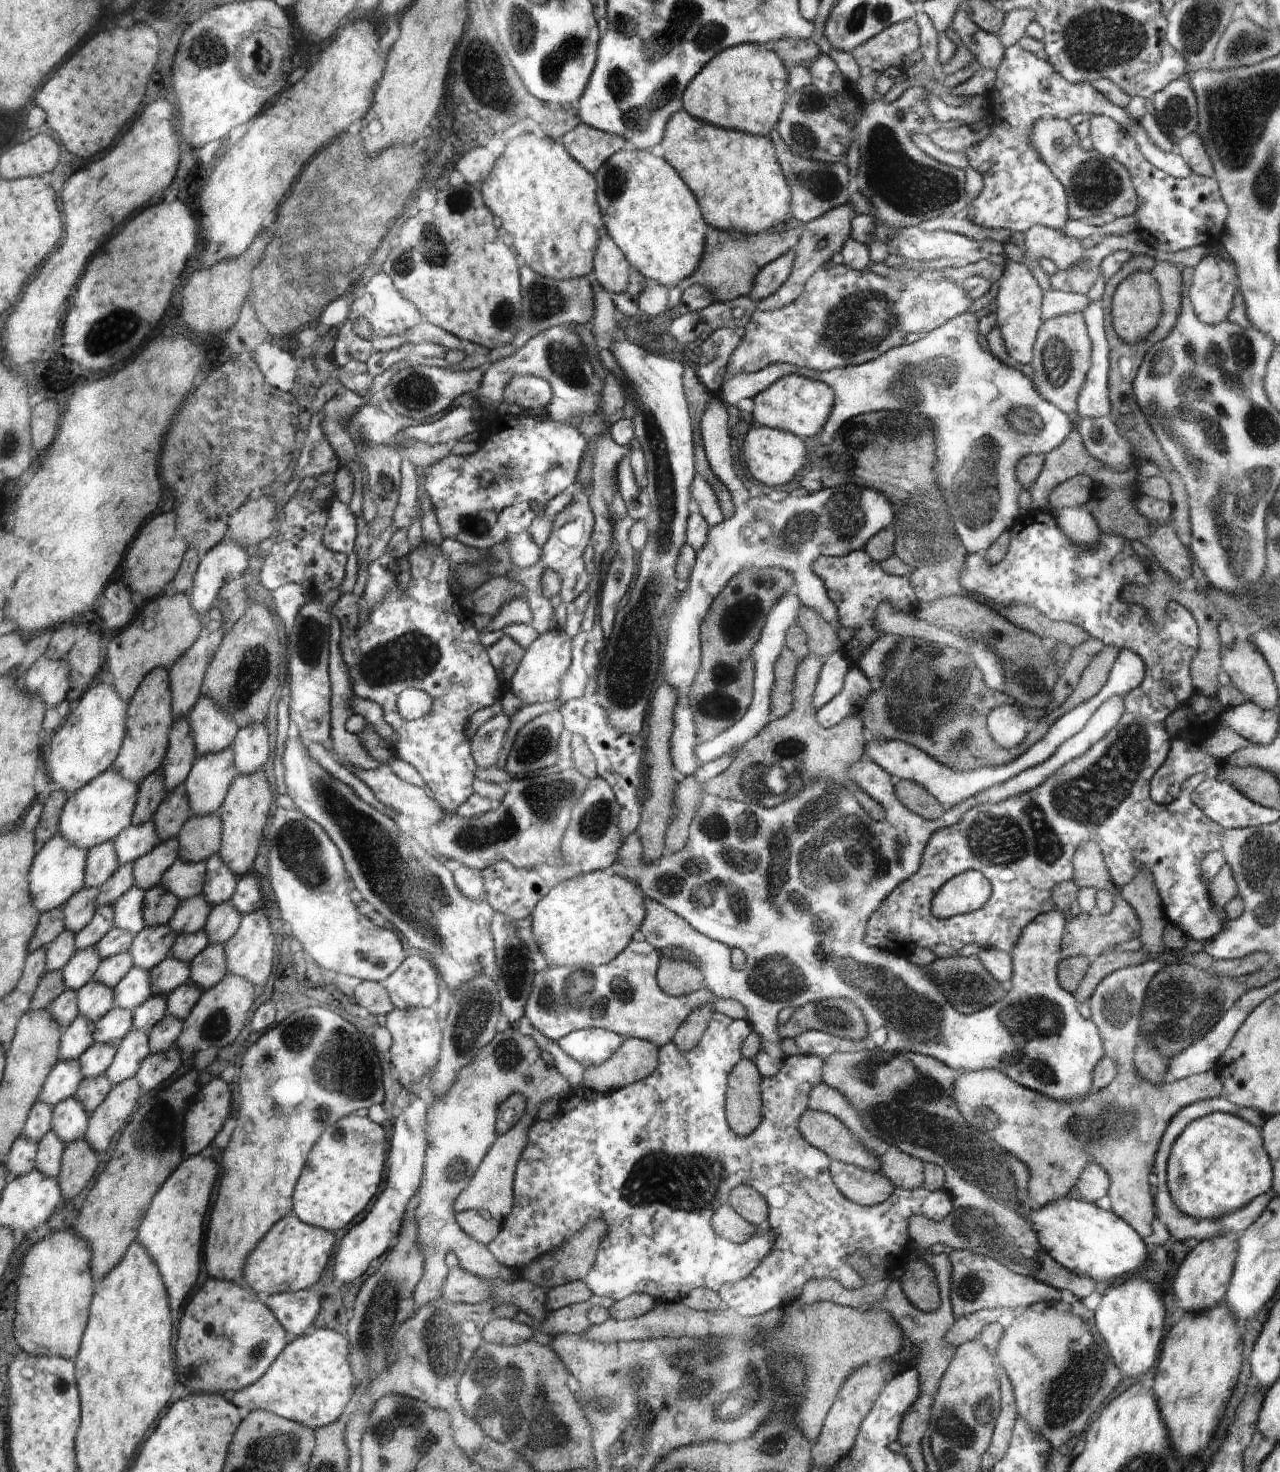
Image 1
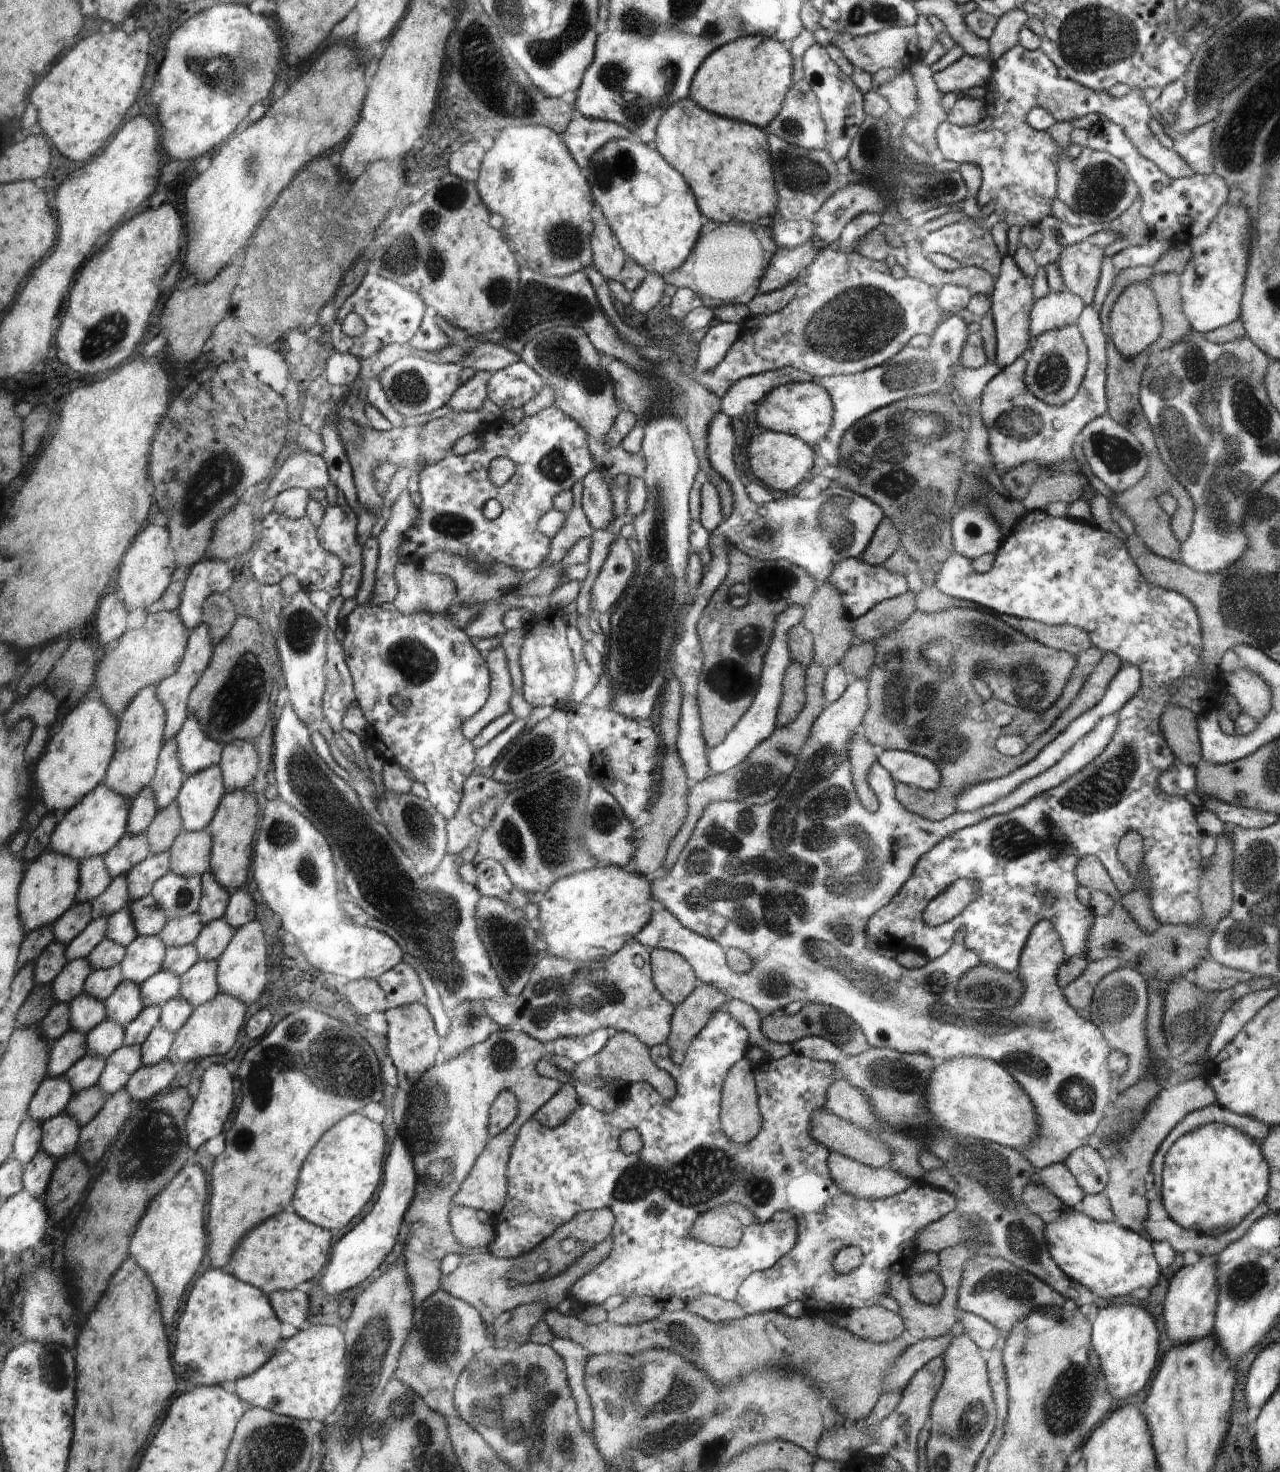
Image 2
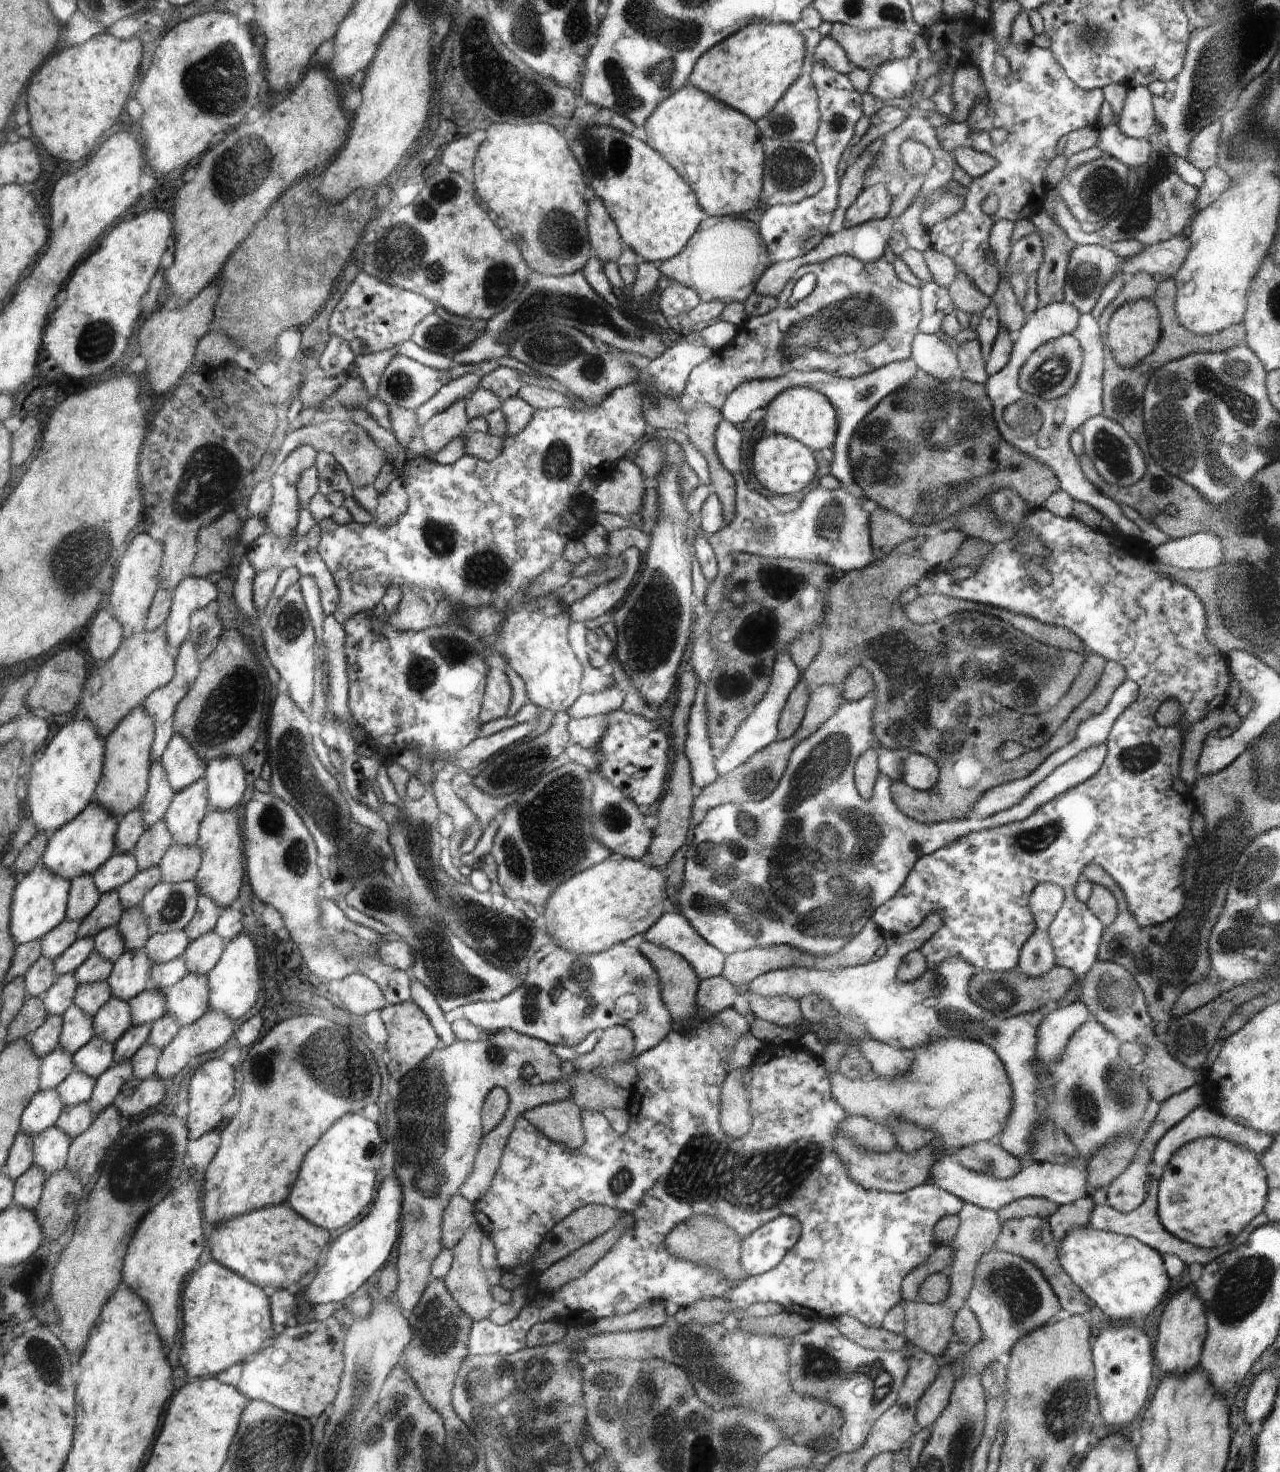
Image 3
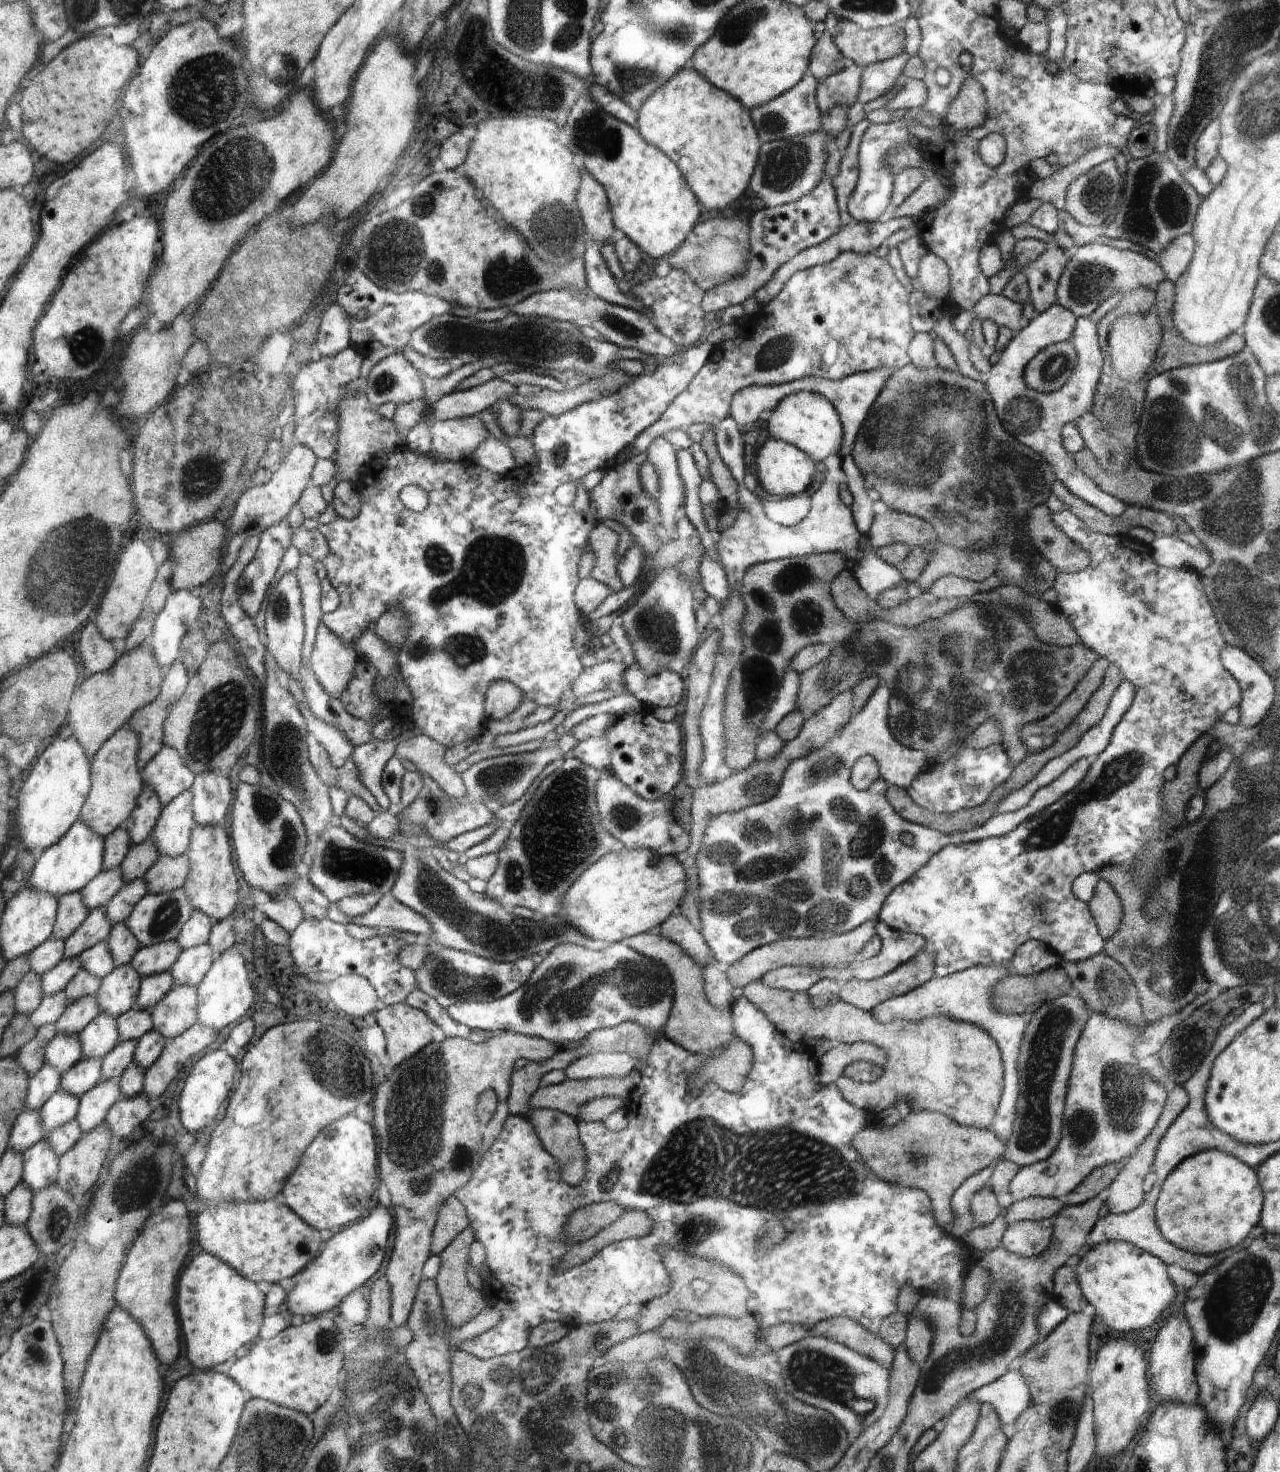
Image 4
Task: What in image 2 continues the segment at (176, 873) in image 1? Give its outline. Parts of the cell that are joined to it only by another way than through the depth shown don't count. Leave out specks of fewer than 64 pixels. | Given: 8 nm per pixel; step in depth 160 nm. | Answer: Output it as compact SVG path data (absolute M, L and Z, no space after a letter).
M169 870L154 882L150 894L164 909L167 920L186 916L200 909L201 875L177 875Z

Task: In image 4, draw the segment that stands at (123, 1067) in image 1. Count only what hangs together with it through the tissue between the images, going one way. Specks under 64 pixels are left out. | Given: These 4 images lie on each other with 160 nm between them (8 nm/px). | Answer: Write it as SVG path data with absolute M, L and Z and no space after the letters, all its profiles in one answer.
M112 1077L81 1094L81 1107L77 1117L84 1133L105 1122L108 1110L122 1095L119 1082L119 1077Z

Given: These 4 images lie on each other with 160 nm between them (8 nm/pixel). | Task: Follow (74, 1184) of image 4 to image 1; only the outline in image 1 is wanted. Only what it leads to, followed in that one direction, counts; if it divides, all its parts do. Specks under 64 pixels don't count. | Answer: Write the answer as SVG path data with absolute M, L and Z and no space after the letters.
M135 1076L114 1085L102 1104L90 1115L84 1140L93 1149L104 1152L104 1148L108 1148L114 1134L122 1130L126 1118L132 1114L138 1096L140 1096L140 1085Z

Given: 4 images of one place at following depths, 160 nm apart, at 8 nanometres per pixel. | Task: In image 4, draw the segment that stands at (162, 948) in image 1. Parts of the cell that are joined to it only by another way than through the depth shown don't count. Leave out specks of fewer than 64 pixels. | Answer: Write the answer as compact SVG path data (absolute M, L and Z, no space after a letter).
M130 963L115 966L101 979L96 994L101 1012L119 1017L134 1008L141 980L140 973Z

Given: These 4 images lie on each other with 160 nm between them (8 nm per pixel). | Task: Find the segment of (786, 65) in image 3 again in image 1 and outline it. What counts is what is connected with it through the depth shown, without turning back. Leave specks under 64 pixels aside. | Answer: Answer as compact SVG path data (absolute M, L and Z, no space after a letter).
M742 43L740 46L733 46L726 49L726 54L718 53L718 58L694 77L694 86L686 90L686 112L700 119L705 123L710 122L714 126L725 129L734 129L753 135L762 135L768 137L770 130L778 124L778 118L781 118L780 112L782 106L785 106L786 90L788 90L788 74L784 68L784 60L772 52L772 49L766 50L764 46L756 43Z

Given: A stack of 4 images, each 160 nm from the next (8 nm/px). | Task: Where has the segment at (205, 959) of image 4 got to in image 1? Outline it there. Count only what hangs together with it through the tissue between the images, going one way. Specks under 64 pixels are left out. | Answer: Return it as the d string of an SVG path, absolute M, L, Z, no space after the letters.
M231 901L211 907L203 928L209 944L224 945L238 930L240 921L241 914L234 908Z

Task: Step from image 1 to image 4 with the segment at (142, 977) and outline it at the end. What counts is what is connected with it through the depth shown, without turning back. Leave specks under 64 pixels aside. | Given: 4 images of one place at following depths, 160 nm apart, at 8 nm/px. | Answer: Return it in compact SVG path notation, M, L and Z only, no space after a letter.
M100 1013L81 1034L83 1058L104 1058L120 1041L117 1017L108 1013Z

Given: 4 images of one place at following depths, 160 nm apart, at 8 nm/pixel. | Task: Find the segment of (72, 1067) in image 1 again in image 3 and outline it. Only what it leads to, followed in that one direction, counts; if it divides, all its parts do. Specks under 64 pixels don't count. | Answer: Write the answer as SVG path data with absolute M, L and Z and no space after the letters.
M58 1088L50 1090L42 1089L29 1108L25 1110L23 1117L23 1130L32 1133L35 1138L56 1126L65 1109L65 1100Z

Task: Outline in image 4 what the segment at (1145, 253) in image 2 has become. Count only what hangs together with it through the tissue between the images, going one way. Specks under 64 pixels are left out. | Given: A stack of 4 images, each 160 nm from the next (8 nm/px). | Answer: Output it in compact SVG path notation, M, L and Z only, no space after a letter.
M1191 233L1175 238L1161 254L1157 254L1156 261L1161 265L1165 278L1173 283L1178 277L1185 274L1190 266L1194 249L1194 240Z

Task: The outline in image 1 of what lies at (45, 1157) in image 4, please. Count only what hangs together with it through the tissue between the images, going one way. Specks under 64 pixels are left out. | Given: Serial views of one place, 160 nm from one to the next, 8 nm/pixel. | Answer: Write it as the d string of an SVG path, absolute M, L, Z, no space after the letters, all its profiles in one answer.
M78 1097L55 1106L53 1129L68 1143L84 1138L90 1121L89 1112Z

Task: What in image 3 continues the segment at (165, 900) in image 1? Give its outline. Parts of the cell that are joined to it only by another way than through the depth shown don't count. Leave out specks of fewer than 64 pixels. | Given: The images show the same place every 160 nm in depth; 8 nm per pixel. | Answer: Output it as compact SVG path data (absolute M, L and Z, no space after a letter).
M141 904L123 909L118 928L123 936L126 951L143 949L146 941L152 936L149 931L147 916Z

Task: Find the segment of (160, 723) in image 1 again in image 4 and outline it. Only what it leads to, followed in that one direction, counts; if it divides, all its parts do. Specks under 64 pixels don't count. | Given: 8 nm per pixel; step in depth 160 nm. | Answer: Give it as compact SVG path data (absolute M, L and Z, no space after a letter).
M127 725L118 729L92 756L92 790L82 809L80 821L102 836L122 826L137 805L138 795L144 786L142 772L138 766L140 746L139 736Z

